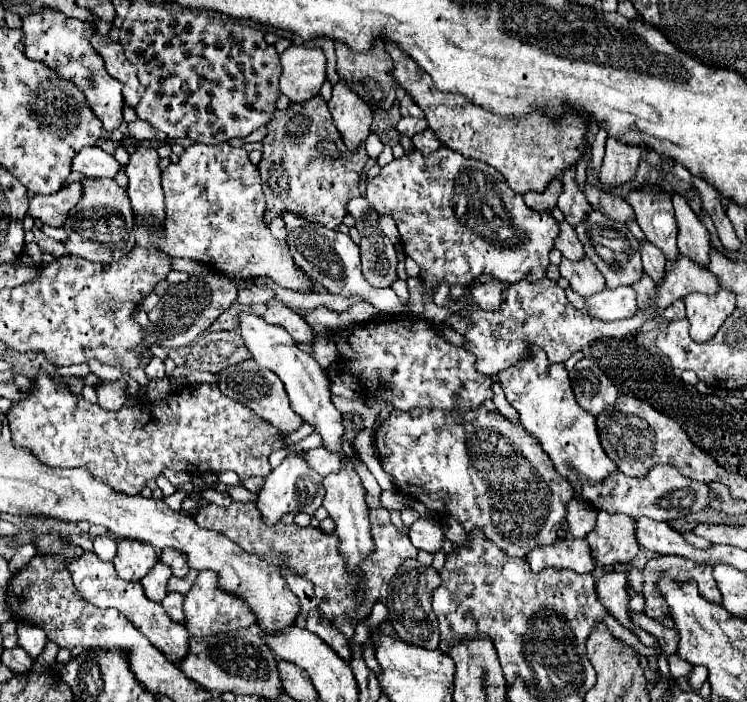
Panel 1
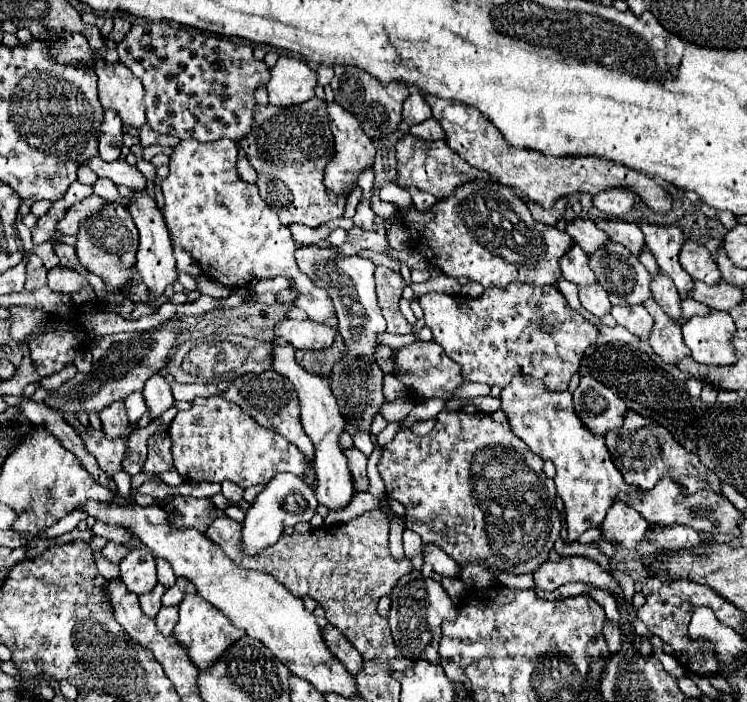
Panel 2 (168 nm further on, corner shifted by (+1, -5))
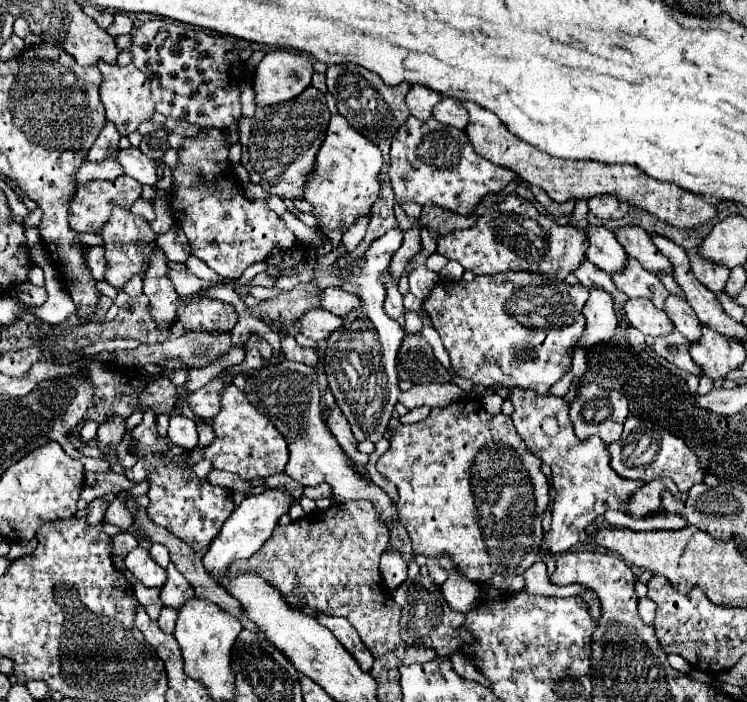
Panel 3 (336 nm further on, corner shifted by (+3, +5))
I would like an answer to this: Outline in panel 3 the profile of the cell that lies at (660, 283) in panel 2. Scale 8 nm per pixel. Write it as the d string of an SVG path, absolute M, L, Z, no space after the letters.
M671 294L665 302L665 312L671 318L671 322L675 324L675 328L689 340L689 342L697 342L701 338L701 322L695 314L695 310L687 304L685 298Z

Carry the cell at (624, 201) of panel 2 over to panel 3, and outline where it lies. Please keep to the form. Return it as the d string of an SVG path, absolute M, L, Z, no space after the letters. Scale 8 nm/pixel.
M595 196L589 200L589 212L603 220L619 220L627 214L629 204L613 198L613 196Z

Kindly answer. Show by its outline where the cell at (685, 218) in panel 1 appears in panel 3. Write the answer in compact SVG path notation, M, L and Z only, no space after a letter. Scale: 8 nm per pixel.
M691 252L689 258L691 258L691 270L693 270L695 278L705 288L709 288L711 292L723 292L731 270L729 268L723 268L719 264L711 264L711 262L703 260L703 258L697 258L697 252Z

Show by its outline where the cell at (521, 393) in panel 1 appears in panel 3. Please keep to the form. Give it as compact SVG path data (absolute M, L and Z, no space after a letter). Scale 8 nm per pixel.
M511 388L511 402L515 406L513 424L523 436L527 448L541 458L553 476L553 508L551 508L551 528L543 534L539 552L557 556L567 552L579 542L581 532L595 522L605 510L623 510L623 506L631 500L631 496L643 486L639 480L625 480L613 472L609 466L609 452L603 440L577 440L571 422L569 422L569 406L563 398L555 396L537 396L531 390Z

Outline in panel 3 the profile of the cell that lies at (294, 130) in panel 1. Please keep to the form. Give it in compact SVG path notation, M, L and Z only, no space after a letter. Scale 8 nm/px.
M309 86L289 102L275 104L271 108L257 108L253 118L241 118L241 164L249 172L251 182L263 186L269 194L287 196L289 200L301 198L305 176L313 170L315 156L323 144L329 116L325 96L317 88Z

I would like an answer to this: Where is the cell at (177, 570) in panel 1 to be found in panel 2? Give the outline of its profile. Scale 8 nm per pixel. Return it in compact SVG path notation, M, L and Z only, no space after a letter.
M157 558L157 580L165 588L171 588L175 584L175 574L173 574L173 570L165 558Z

